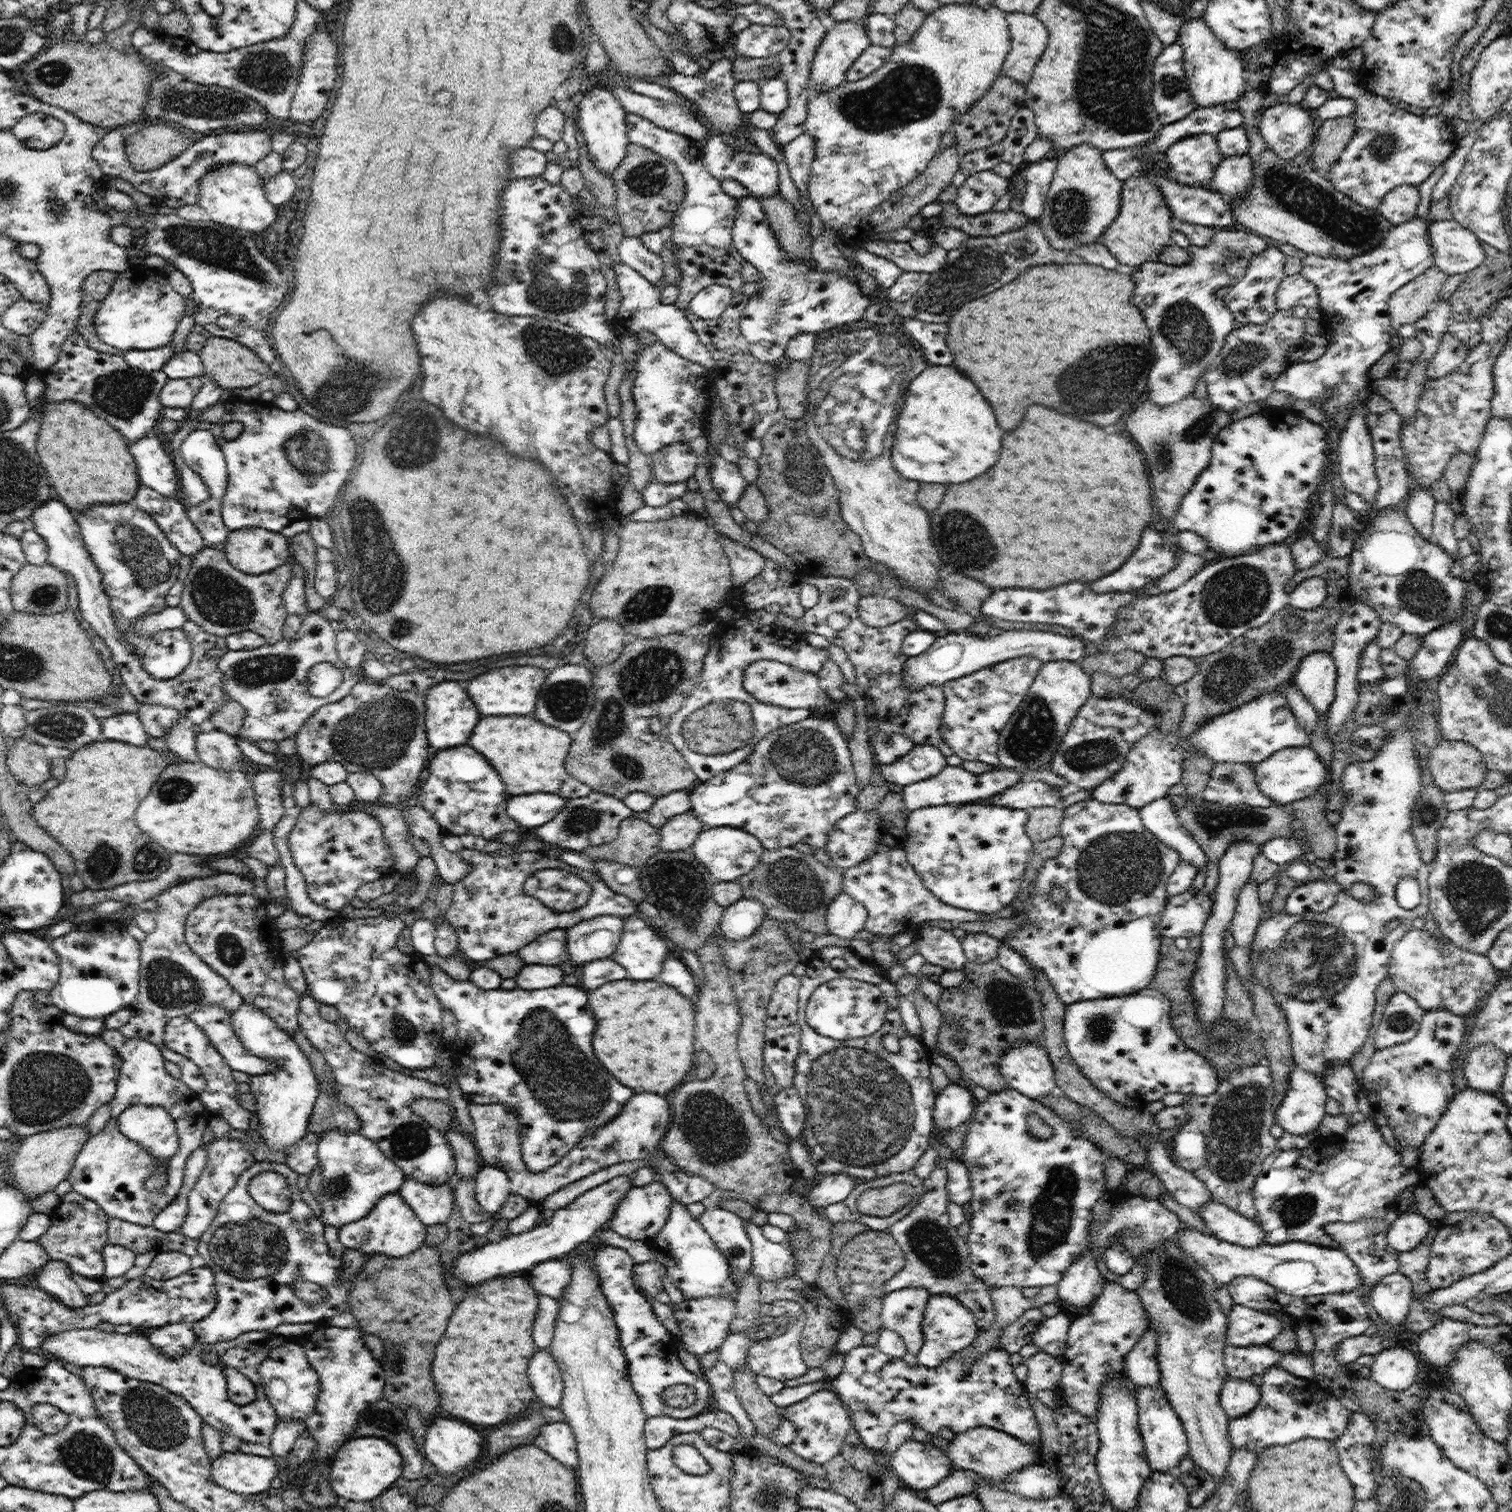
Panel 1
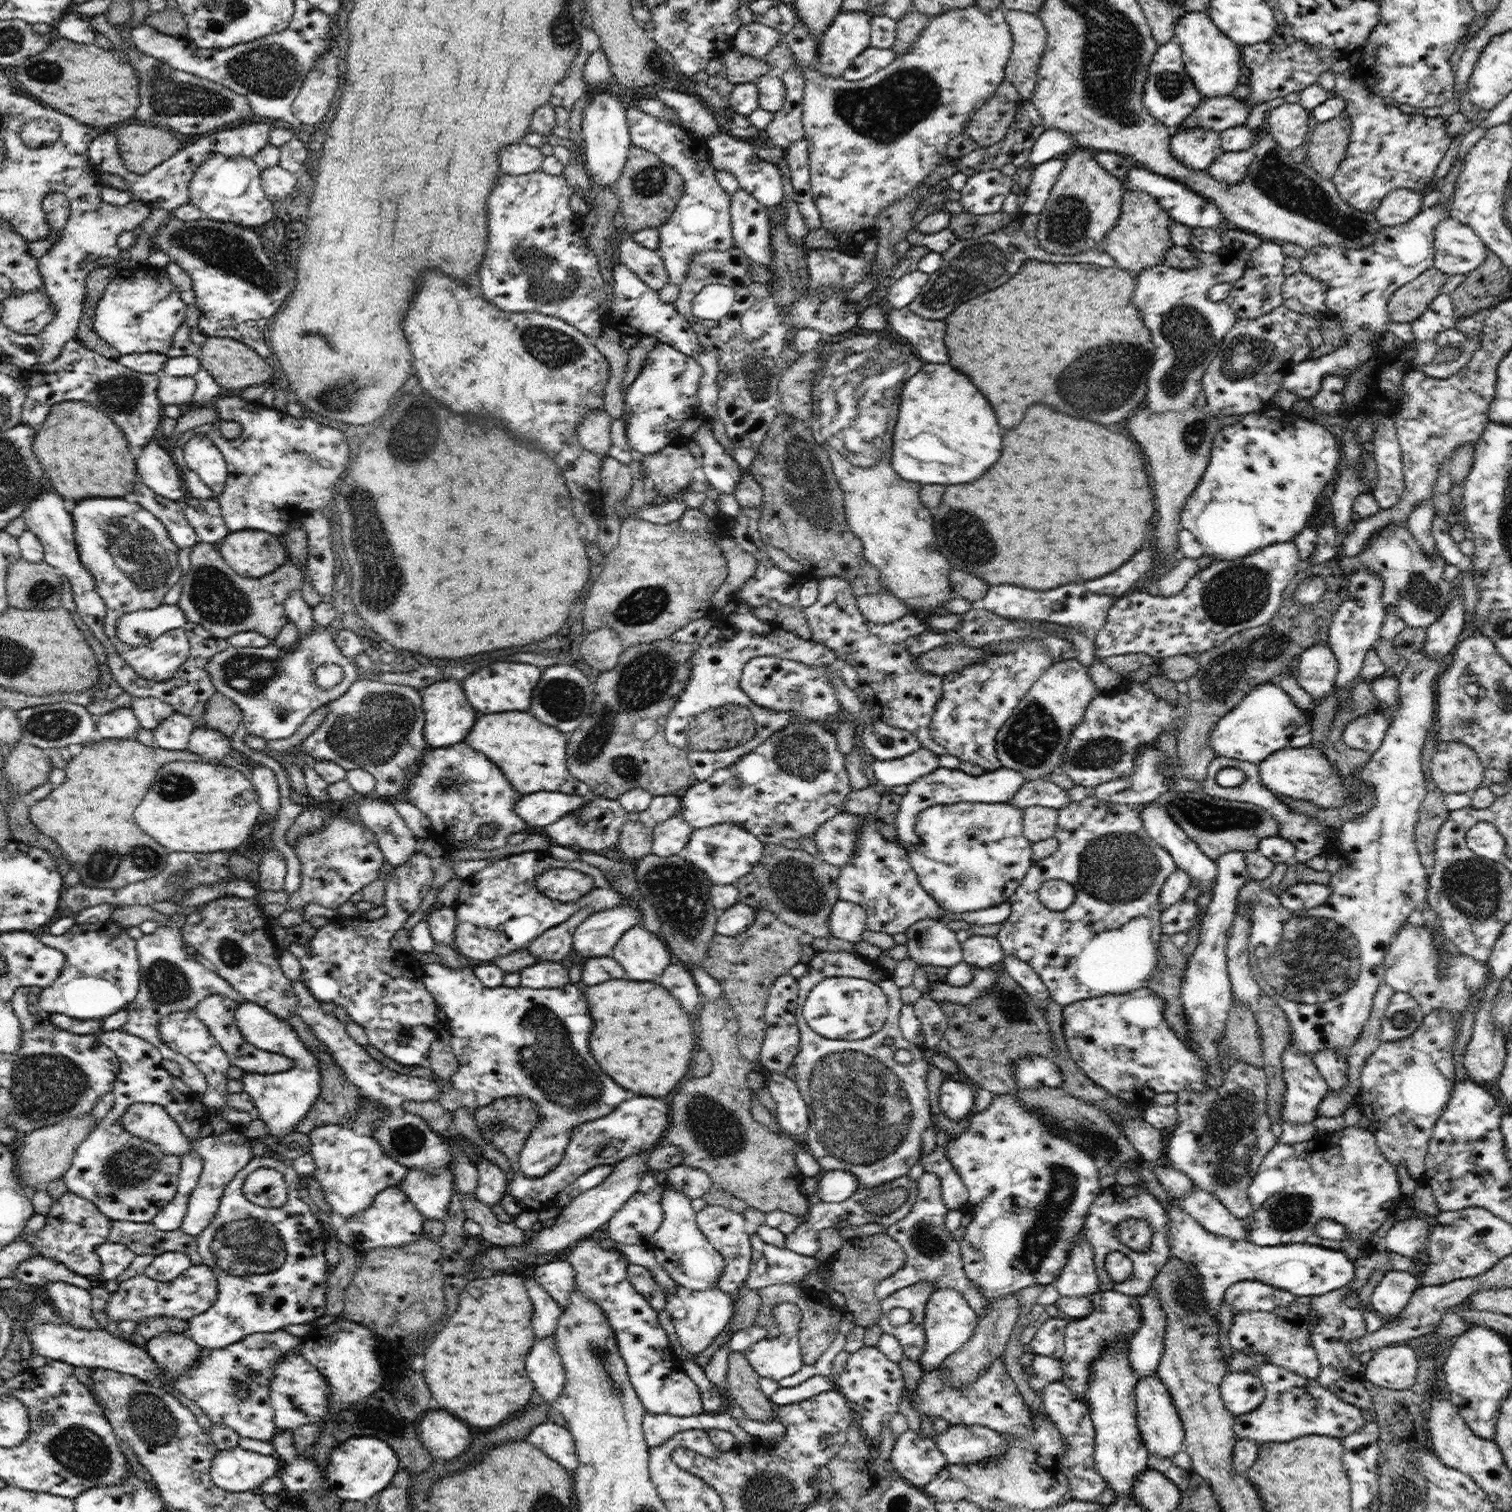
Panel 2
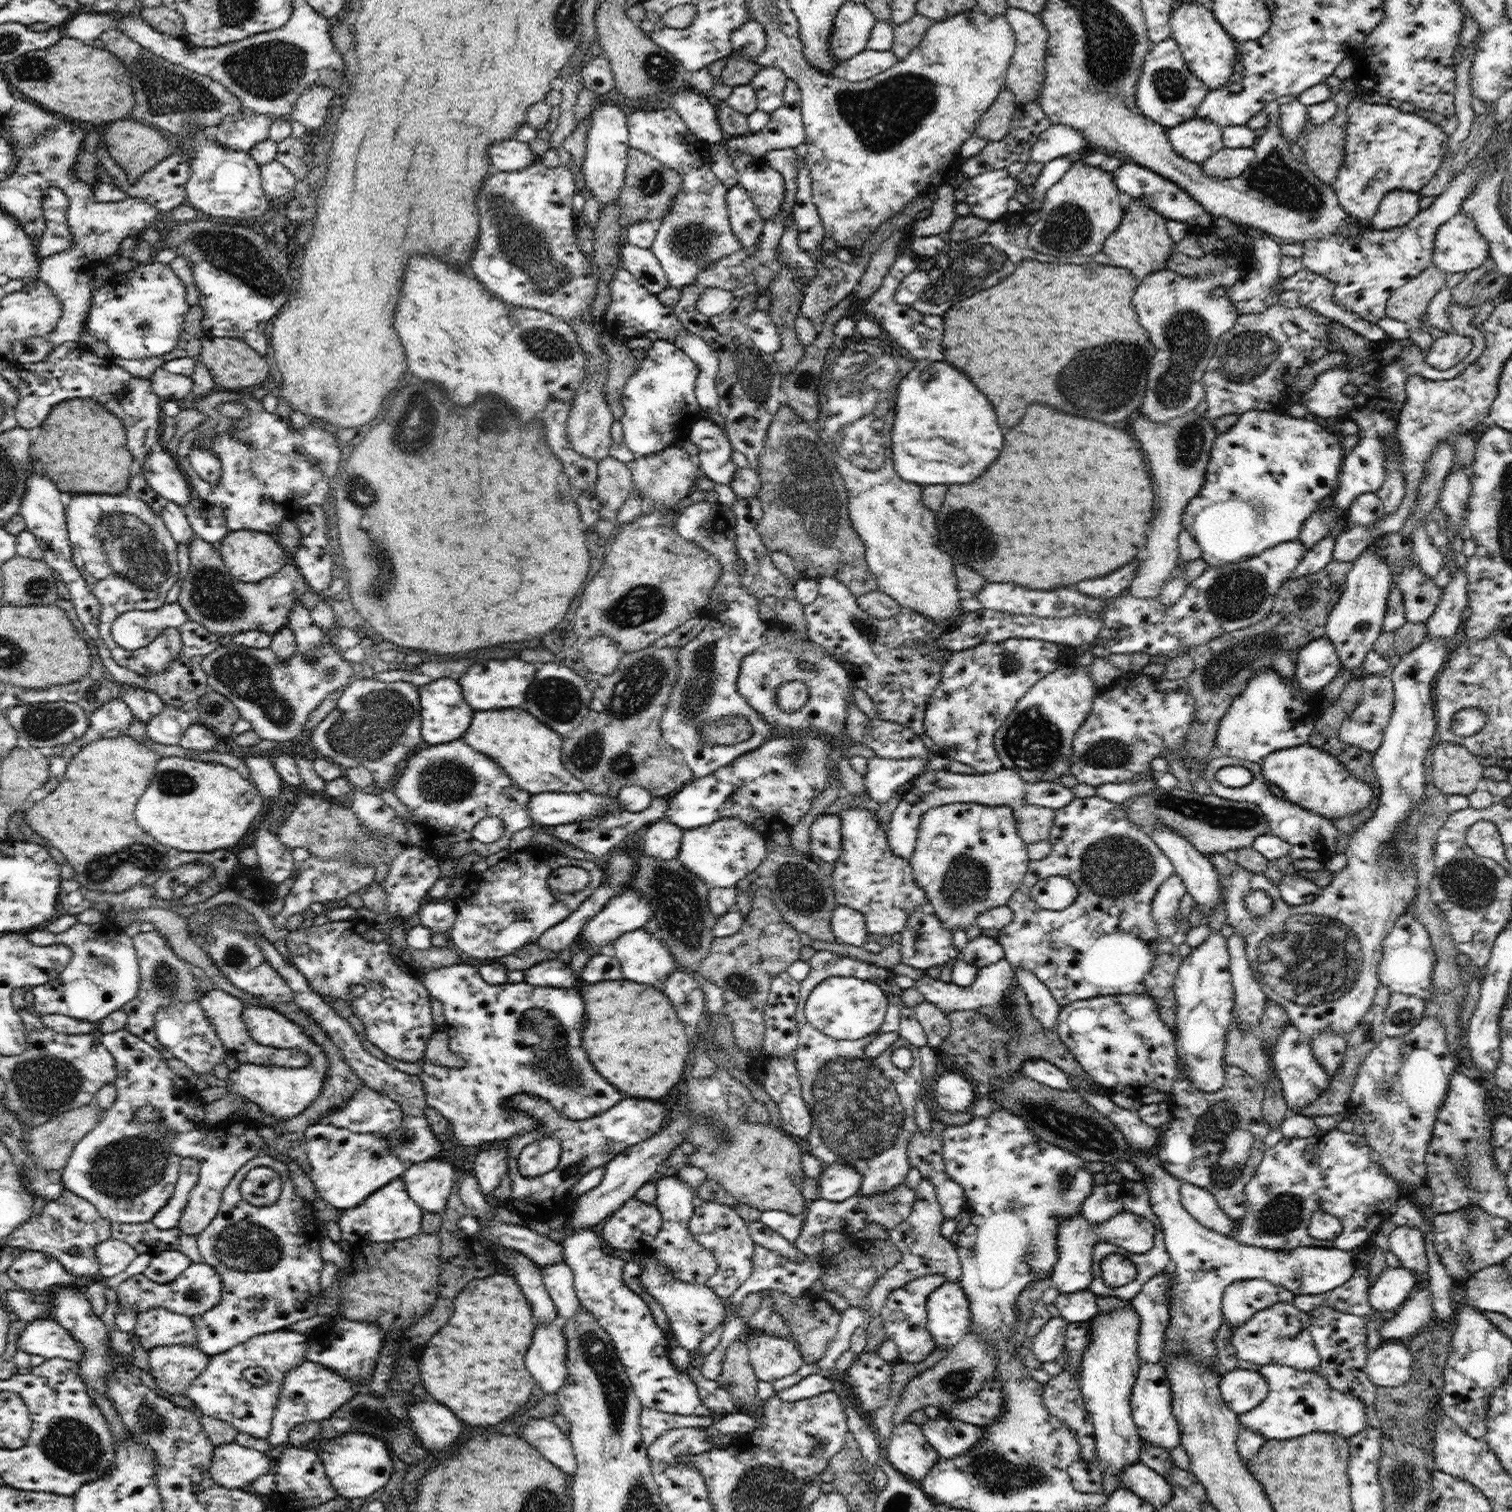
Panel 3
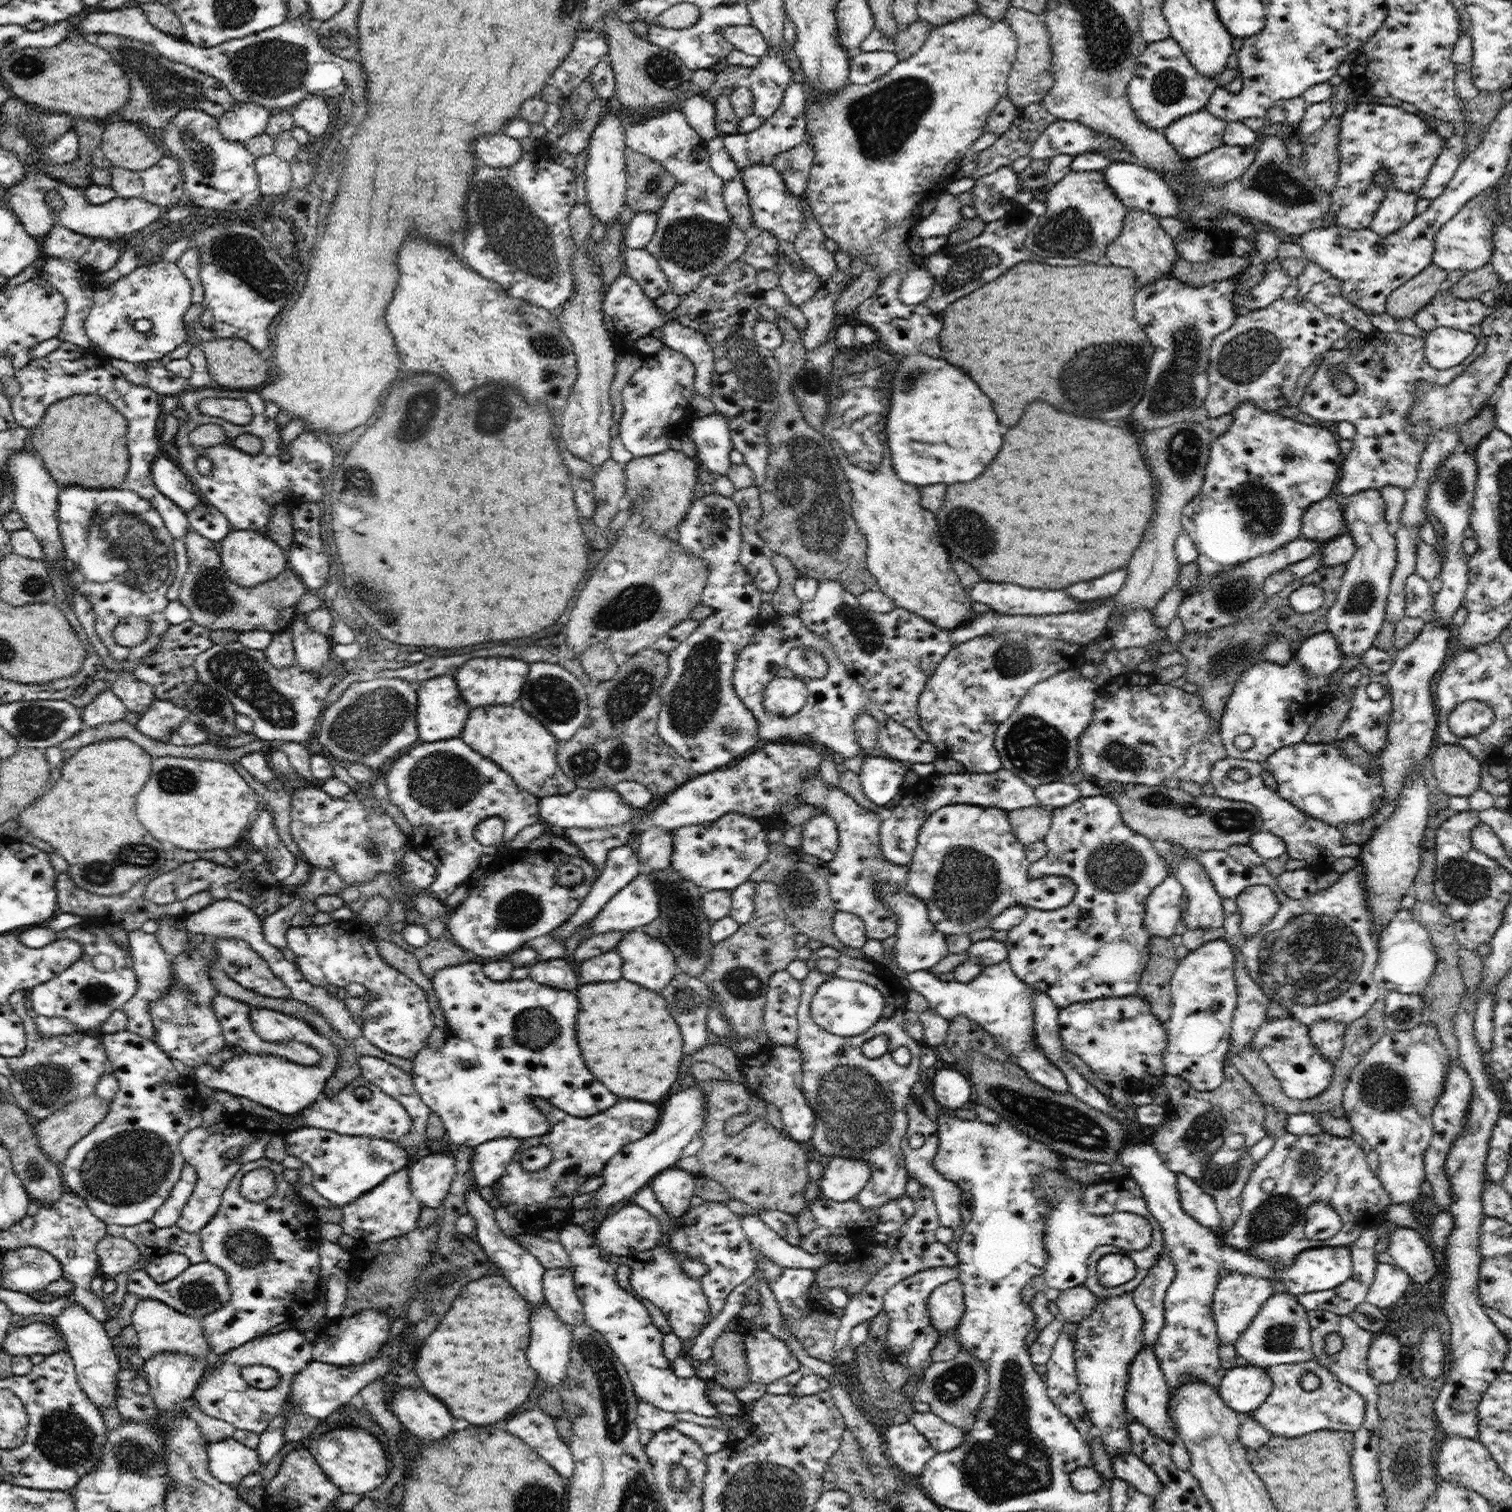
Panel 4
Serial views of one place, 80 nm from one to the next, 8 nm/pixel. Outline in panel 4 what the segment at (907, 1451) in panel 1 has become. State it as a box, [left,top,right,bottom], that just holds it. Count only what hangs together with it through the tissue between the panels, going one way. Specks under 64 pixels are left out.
[883,1422,935,1478]

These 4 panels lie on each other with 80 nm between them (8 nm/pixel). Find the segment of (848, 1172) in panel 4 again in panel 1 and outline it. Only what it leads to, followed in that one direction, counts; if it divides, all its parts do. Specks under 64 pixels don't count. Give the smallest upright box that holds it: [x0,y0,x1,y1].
[806,1173,858,1209]

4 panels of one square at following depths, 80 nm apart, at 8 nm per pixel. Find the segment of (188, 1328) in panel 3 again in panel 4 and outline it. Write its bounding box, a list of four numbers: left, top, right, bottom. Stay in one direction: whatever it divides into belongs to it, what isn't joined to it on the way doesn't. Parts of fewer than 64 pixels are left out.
[132,1298,212,1361]

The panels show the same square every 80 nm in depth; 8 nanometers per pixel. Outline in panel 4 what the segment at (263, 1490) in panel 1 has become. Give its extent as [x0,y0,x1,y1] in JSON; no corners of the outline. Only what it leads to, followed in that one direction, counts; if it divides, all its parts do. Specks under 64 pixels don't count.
[208,1437,261,1488]

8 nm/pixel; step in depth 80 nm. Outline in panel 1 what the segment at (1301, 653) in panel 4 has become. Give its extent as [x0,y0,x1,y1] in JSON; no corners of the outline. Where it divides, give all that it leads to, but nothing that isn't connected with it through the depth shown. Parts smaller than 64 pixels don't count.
[1292,651,1337,715]

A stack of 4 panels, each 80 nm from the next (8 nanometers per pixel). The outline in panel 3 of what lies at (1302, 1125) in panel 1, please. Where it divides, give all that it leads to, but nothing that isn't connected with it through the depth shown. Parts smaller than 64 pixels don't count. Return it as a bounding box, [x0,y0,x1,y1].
[1264,1024,1331,1115]

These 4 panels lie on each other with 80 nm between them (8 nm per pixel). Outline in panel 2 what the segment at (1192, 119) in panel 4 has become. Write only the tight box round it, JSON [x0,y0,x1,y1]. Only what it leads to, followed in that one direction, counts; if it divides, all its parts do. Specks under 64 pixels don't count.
[1170,127,1224,171]

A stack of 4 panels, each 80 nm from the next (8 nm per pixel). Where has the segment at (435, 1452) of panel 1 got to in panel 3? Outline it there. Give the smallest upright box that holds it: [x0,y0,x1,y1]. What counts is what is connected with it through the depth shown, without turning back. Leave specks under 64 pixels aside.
[407,1394,462,1450]

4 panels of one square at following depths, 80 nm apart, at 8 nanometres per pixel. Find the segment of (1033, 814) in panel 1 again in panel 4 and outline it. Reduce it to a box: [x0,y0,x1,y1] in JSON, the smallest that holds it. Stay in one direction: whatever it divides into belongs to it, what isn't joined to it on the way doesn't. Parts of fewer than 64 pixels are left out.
[1008,807,1053,845]

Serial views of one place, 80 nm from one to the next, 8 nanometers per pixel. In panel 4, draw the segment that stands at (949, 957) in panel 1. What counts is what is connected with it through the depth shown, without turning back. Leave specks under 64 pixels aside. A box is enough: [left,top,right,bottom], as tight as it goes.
[877,882,949,973]

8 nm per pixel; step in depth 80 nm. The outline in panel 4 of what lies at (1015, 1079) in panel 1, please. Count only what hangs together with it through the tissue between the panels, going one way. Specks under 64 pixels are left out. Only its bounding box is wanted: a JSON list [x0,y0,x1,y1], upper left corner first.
[906,960,1070,1093]

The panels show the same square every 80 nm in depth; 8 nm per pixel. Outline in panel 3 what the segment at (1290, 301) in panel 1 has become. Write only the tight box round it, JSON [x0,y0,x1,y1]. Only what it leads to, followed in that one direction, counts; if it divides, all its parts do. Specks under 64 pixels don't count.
[1283,268,1388,343]

